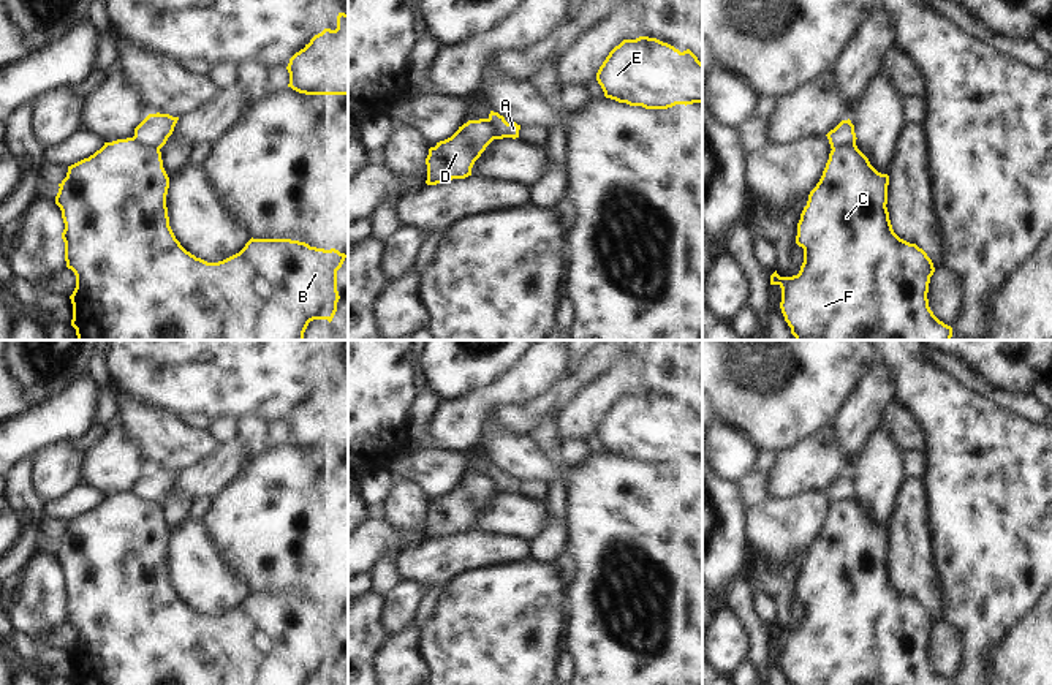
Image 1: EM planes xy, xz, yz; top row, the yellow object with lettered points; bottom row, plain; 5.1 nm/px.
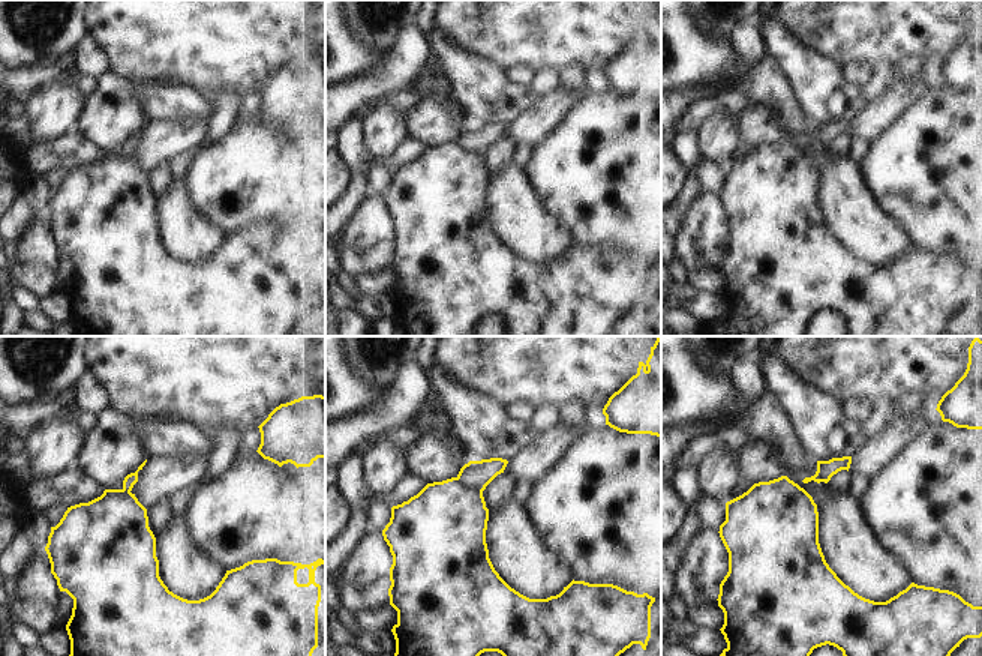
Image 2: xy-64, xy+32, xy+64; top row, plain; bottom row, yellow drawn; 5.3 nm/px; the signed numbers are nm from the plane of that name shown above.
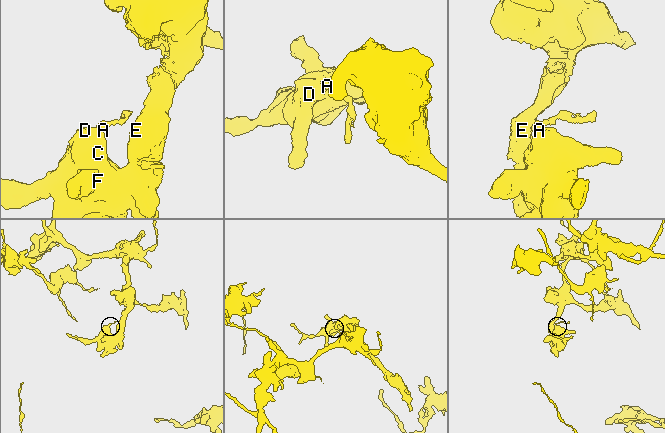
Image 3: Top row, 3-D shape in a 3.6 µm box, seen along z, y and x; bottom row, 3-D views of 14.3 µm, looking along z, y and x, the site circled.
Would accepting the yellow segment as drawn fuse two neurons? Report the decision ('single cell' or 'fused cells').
fused cells

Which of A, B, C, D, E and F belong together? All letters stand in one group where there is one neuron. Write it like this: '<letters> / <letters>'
A / B C D E F

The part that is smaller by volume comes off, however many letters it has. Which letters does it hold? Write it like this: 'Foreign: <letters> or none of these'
Foreign: A

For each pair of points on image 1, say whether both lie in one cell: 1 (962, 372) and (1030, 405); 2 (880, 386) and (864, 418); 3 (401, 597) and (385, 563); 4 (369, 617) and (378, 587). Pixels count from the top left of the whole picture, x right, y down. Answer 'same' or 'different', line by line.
1: same
2: same
3: different
4: different

